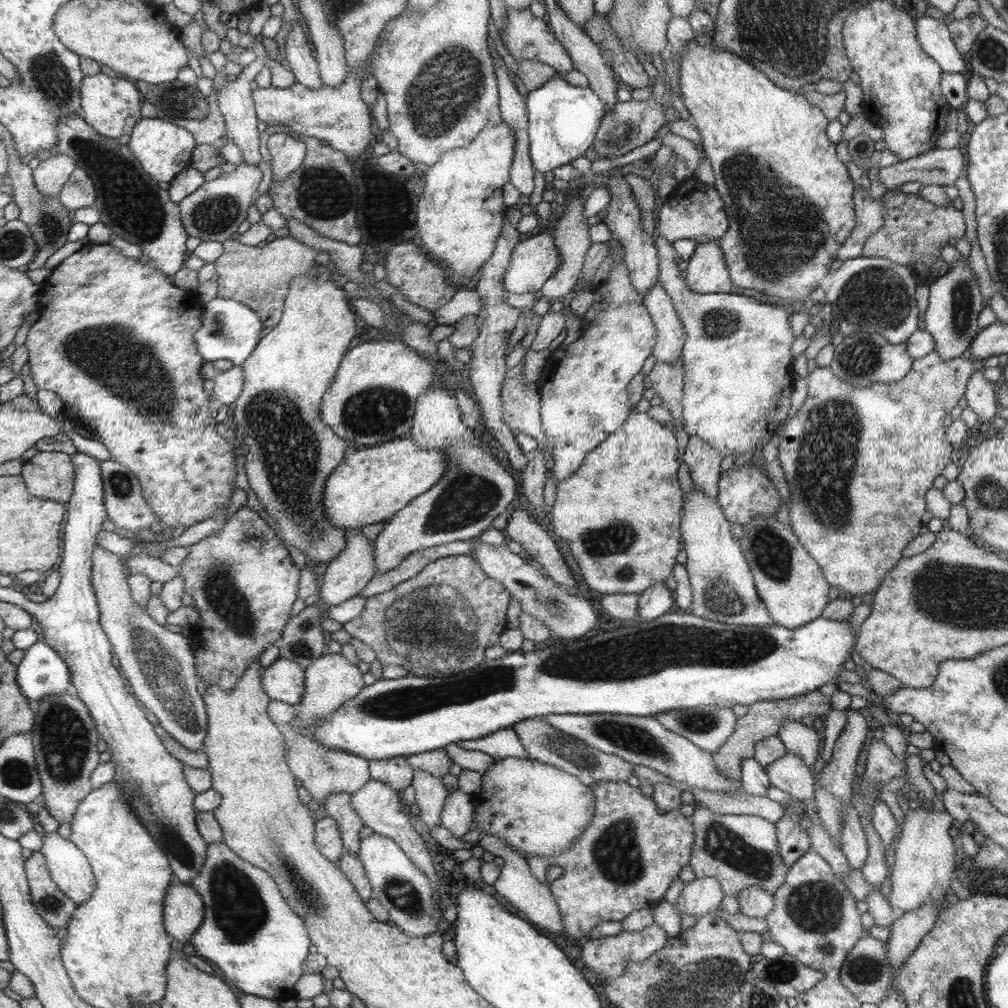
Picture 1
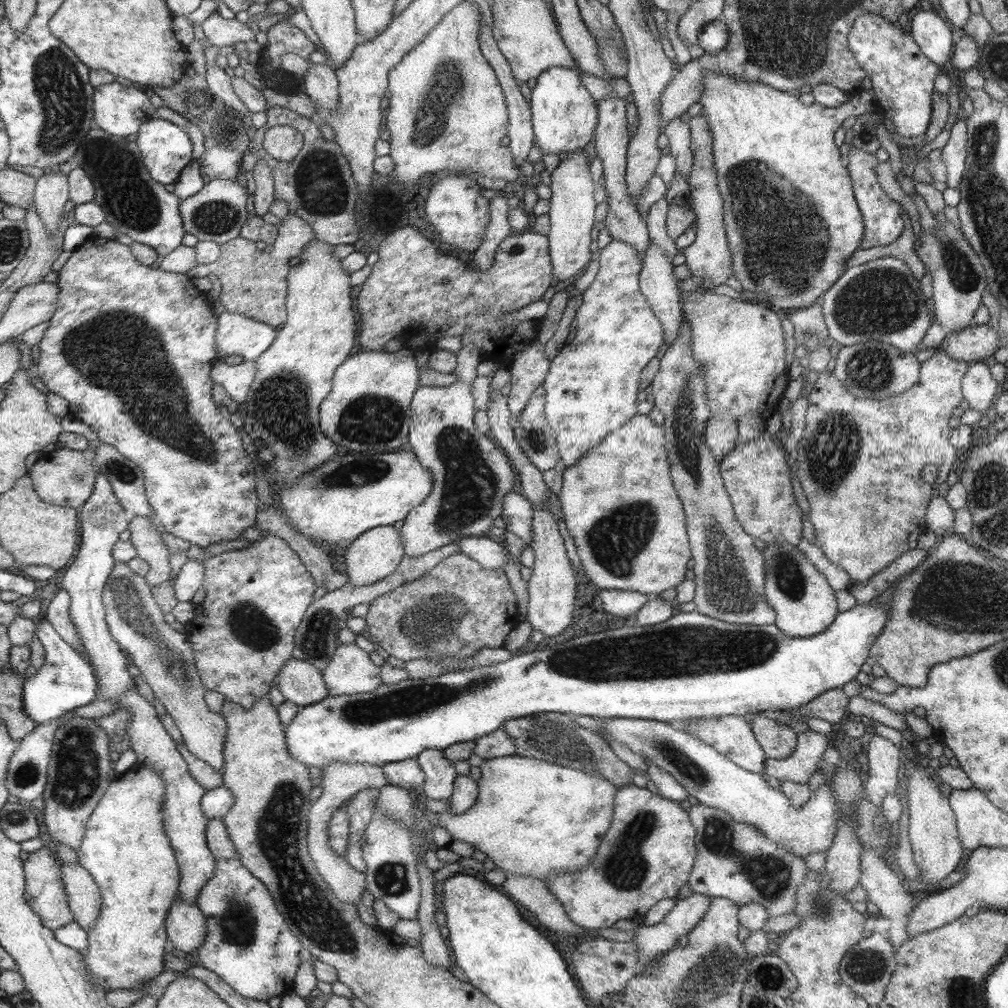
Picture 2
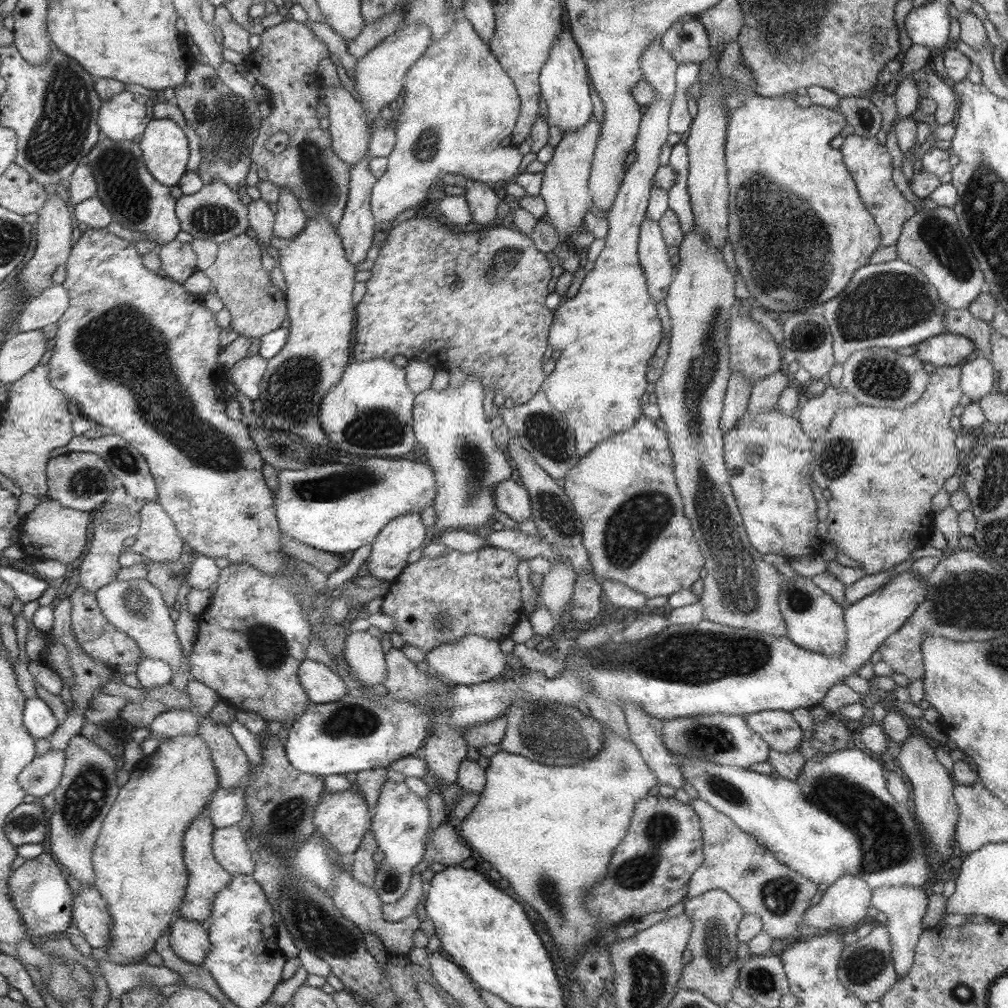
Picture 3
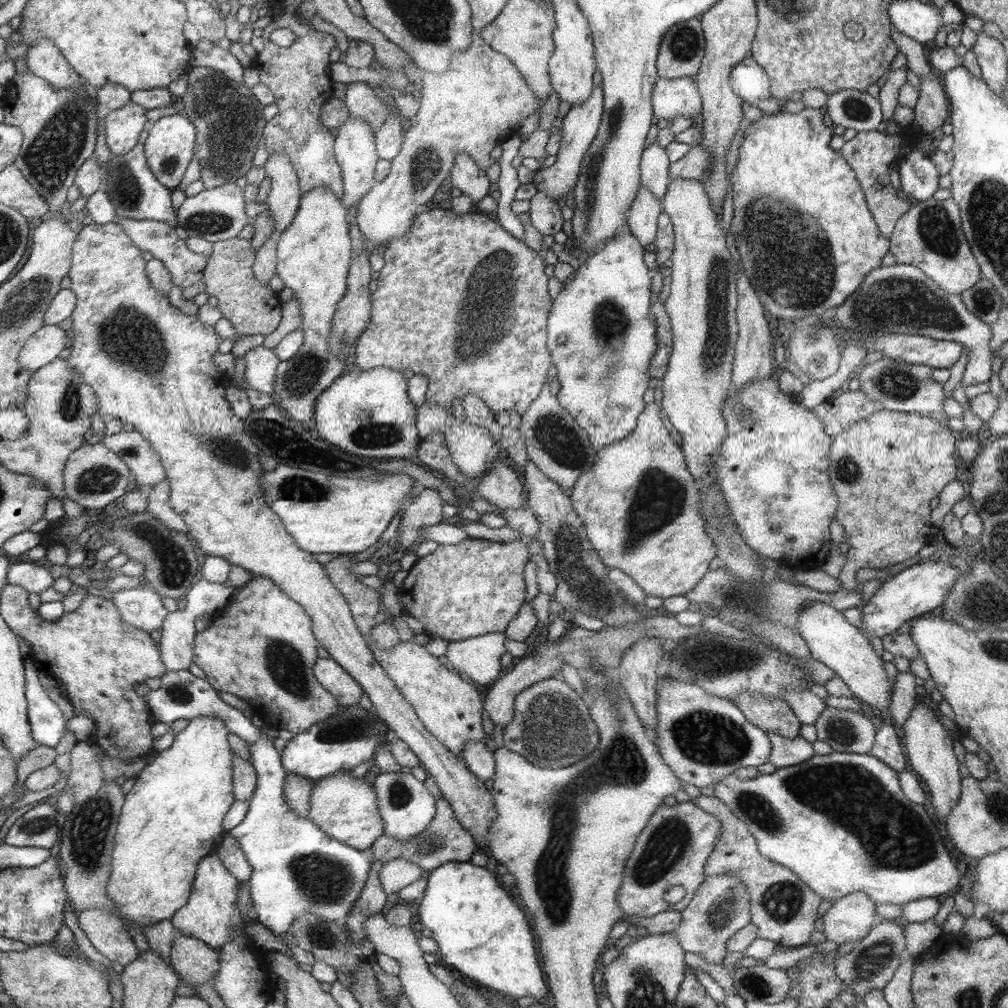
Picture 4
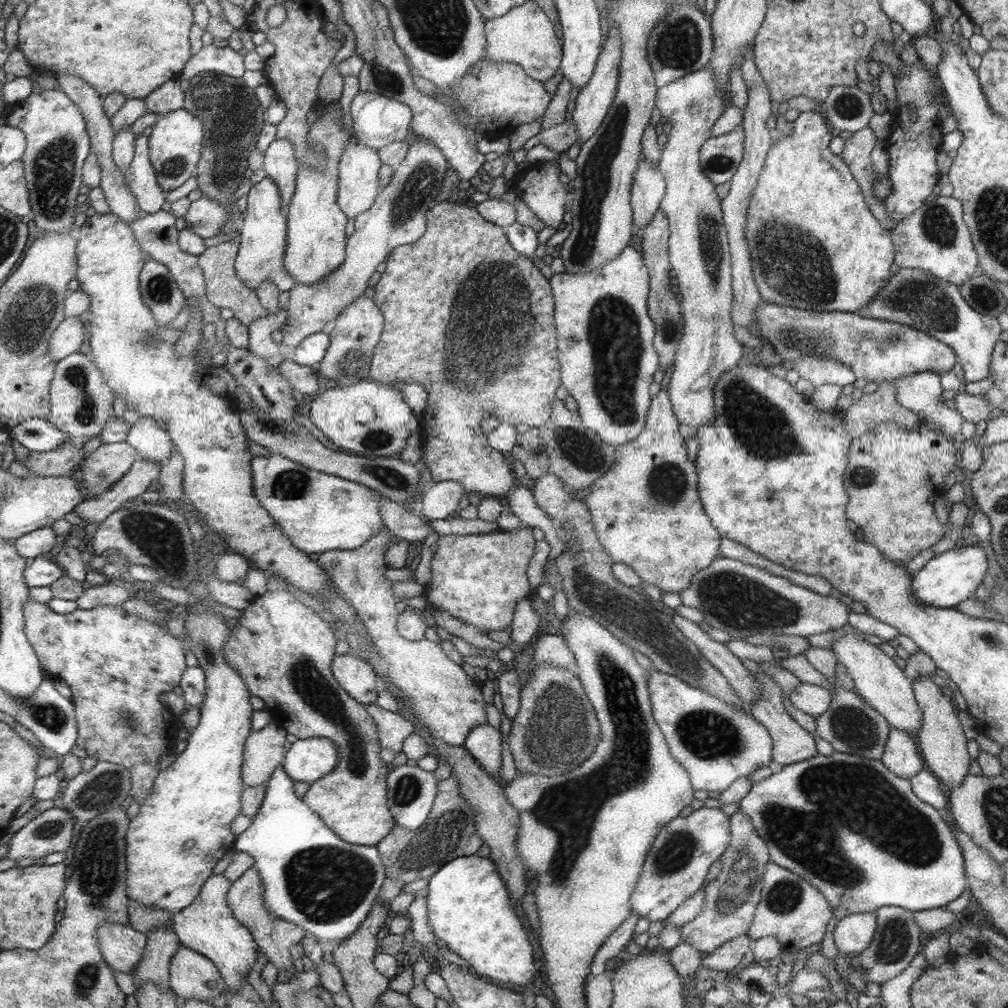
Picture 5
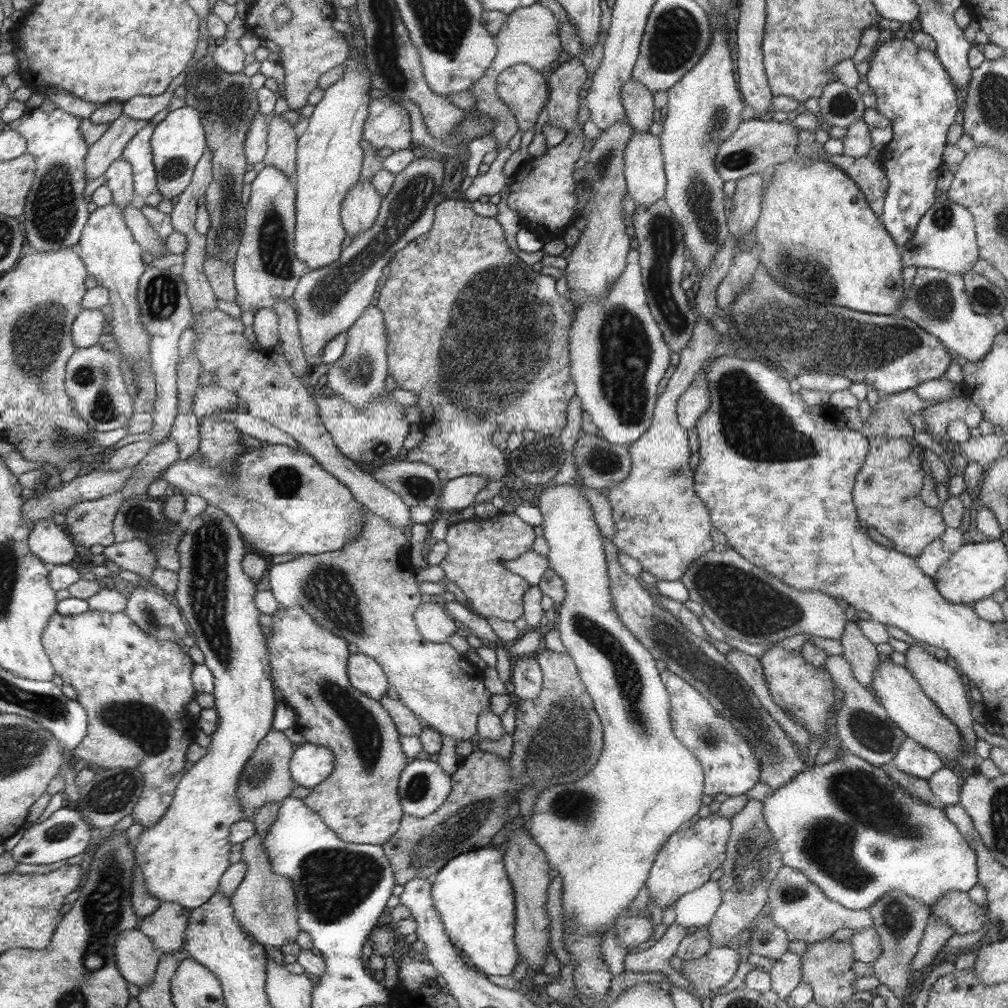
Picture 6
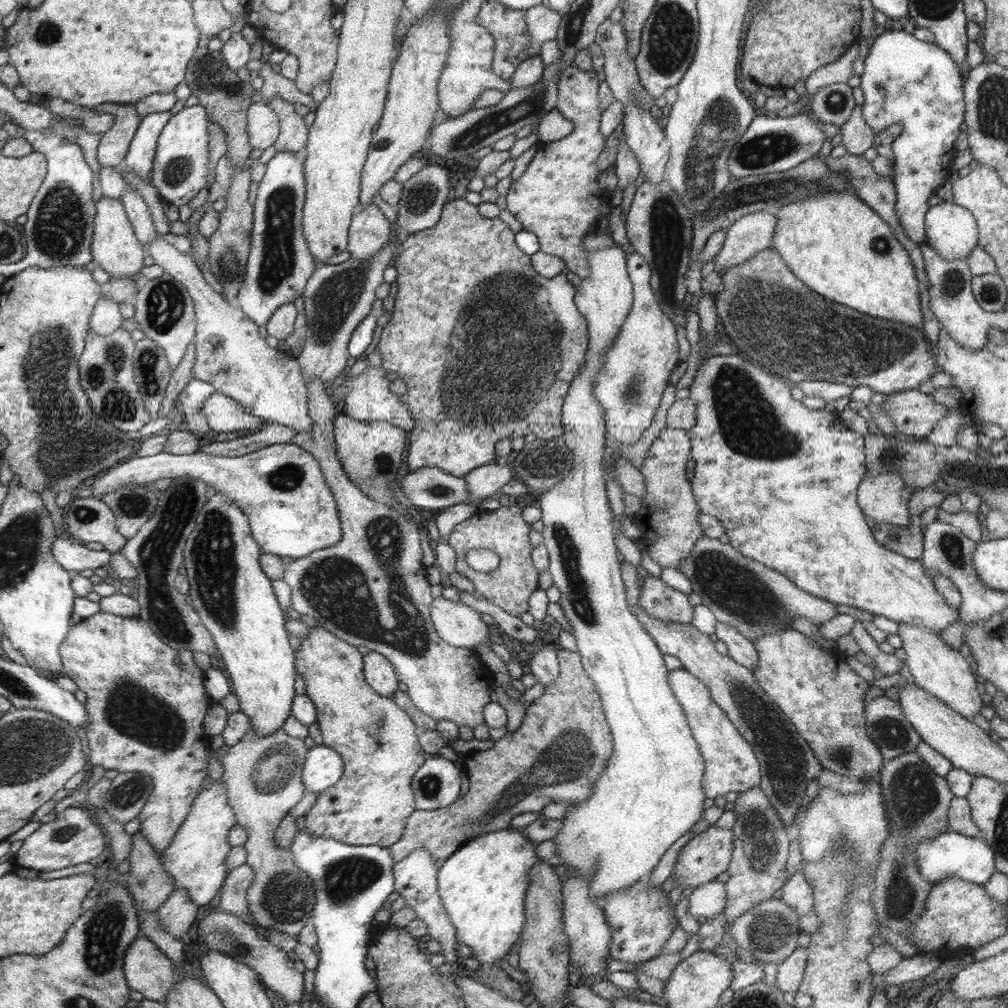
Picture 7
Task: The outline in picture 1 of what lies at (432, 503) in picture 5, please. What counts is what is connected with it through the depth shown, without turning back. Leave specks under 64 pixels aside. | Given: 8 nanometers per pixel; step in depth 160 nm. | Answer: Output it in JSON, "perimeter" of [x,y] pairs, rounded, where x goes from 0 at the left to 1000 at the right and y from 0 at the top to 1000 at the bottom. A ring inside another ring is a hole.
{"perimeter":[[[358,529],[346,532],[345,540],[322,564],[318,575],[317,595],[323,603],[334,601],[358,588],[372,570],[370,562],[371,540],[364,538]]]}

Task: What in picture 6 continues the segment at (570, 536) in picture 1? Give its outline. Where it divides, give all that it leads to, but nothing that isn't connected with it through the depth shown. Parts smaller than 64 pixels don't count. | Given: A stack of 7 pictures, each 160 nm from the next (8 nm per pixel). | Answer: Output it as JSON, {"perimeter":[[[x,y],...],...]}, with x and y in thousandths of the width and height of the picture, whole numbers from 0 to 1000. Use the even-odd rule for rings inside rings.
{"perimeter":[[[723,233],[717,246],[709,252],[705,266],[694,276],[692,289],[686,296],[689,303],[690,318],[686,335],[673,349],[674,359],[663,380],[651,397],[648,407],[648,419],[630,438],[625,439],[623,449],[626,464],[622,474],[603,484],[602,498],[606,506],[610,530],[607,540],[618,552],[630,554],[636,560],[636,565],[643,567],[652,575],[670,577],[682,567],[683,562],[697,549],[707,545],[703,526],[706,524],[705,512],[688,488],[688,468],[684,466],[684,440],[680,427],[670,417],[670,399],[672,399],[688,379],[690,369],[696,366],[698,359],[704,355],[714,331],[705,322],[704,315],[714,311],[709,300],[710,286],[718,278],[726,258],[732,248],[732,240]]]}

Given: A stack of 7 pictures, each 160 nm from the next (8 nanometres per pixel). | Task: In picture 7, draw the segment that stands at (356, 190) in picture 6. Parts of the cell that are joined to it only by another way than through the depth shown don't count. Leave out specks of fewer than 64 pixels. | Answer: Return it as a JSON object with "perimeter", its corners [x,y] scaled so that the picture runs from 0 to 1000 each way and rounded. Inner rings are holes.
{"perimeter":[[[370,203],[356,204],[345,226],[343,249],[347,256],[366,258],[385,242],[387,238],[386,220]]]}

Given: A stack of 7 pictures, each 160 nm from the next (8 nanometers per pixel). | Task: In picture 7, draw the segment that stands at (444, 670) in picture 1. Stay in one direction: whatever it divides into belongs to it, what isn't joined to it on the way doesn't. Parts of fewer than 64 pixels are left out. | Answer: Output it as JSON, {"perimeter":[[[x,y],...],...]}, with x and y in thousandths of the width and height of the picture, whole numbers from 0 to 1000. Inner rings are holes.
{"perimeter":[[[506,500],[487,507],[471,507],[461,517],[453,520],[445,530],[442,540],[452,550],[451,567],[469,578],[470,585],[477,593],[495,601],[503,609],[515,611],[524,604],[525,590],[533,584],[533,565],[527,560],[527,540],[525,539],[525,520],[519,514],[519,506]],[[465,545],[487,545],[495,552],[493,564],[483,568],[473,568],[463,562],[460,556]]]}

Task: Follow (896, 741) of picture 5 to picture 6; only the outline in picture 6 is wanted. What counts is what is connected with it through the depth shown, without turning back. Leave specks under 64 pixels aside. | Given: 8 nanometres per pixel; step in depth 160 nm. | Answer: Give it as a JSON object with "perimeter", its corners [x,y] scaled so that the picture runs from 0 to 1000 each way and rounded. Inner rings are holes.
{"perimeter":[[[903,732],[897,734],[895,741],[888,747],[883,758],[888,759],[893,765],[918,775],[938,759],[930,748],[915,742]]]}

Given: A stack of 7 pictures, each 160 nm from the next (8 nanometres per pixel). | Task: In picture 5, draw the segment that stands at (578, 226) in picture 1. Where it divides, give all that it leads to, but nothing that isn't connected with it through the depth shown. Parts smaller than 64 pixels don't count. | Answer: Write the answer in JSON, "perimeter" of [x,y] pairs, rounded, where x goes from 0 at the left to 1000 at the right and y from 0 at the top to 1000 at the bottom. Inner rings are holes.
{"perimeter":[[[604,30],[600,38],[599,49],[596,50],[595,60],[582,84],[574,89],[570,97],[570,106],[565,110],[565,117],[571,123],[574,141],[582,139],[595,127],[594,123],[607,105],[608,97],[611,96],[612,81],[614,81],[616,59],[616,38],[610,30]]]}

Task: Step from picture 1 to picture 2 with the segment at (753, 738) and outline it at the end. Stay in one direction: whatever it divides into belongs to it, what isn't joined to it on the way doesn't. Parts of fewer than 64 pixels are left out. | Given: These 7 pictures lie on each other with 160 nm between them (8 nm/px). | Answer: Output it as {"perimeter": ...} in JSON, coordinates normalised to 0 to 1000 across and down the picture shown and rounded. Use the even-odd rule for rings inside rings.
{"perimeter":[[[834,682],[824,684],[814,688],[809,691],[801,699],[795,699],[791,702],[777,704],[787,714],[795,714],[798,716],[798,710],[805,712],[814,712],[822,717],[834,714],[834,710],[838,708],[838,703],[841,701],[842,693]]]}

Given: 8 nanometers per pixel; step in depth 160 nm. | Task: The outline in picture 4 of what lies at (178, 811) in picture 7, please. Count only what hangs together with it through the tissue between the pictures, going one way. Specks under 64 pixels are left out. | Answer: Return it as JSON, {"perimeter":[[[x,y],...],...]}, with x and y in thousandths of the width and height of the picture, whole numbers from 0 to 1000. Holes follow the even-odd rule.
{"perimeter":[[[8,579],[2,588],[1,607],[17,632],[25,635],[30,642],[30,652],[38,665],[47,672],[56,673],[63,679],[62,686],[73,701],[73,708],[80,708],[95,718],[94,736],[110,752],[134,754],[144,752],[154,746],[151,724],[154,719],[153,708],[146,695],[136,688],[134,681],[150,673],[162,673],[166,668],[160,646],[158,631],[138,625],[129,617],[123,616],[121,607],[110,595],[96,590],[85,591],[74,607],[65,607],[59,615],[50,616],[41,611],[29,597],[29,586],[22,581]]]}

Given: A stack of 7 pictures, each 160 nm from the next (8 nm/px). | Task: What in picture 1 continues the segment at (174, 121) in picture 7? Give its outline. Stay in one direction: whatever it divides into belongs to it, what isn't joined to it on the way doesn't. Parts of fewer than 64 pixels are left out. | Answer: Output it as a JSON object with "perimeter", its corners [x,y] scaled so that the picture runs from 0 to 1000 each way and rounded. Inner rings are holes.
{"perimeter":[[[162,114],[143,117],[137,121],[129,137],[129,141],[126,143],[127,147],[138,157],[144,170],[158,181],[169,182],[175,178],[178,172],[188,167],[191,149],[195,147],[194,137],[191,133],[184,126],[164,119]]]}

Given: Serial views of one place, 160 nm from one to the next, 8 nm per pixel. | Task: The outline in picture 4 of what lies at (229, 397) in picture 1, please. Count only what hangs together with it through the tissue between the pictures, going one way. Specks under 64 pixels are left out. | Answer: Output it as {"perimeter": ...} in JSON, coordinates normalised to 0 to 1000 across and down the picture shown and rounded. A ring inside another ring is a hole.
{"perimeter":[[[261,342],[248,345],[242,351],[244,359],[242,377],[244,381],[257,388],[269,391],[274,381],[274,365],[278,360],[270,346],[264,346]]]}

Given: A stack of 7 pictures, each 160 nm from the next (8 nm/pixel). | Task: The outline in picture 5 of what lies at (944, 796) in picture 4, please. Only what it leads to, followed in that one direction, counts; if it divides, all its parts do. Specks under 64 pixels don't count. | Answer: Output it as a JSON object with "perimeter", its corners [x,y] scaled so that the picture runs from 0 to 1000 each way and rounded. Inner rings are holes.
{"perimeter":[[[910,670],[905,675],[905,686],[908,689],[909,697],[913,701],[915,719],[909,728],[909,739],[913,744],[918,764],[929,770],[940,784],[947,783],[953,779],[953,774],[959,771],[959,758],[961,758],[961,748],[959,748],[959,734],[955,730],[953,718],[947,710],[947,702],[941,692],[934,688],[934,685],[924,677],[924,671]]]}

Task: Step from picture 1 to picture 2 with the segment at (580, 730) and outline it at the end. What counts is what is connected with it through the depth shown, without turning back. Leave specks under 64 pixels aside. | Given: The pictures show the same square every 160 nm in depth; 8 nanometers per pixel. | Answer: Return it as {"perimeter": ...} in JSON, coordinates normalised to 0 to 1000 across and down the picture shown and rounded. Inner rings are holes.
{"perimeter":[[[574,709],[572,718],[576,722],[581,722],[592,727],[596,732],[600,732],[602,737],[604,733],[608,733],[624,741],[624,744],[633,748],[640,756],[648,757],[651,761],[662,766],[662,769],[666,770],[666,772],[670,772],[670,775],[676,778],[676,781],[682,785],[684,790],[690,792],[693,798],[717,804],[719,808],[725,809],[731,815],[746,816],[746,819],[750,819],[751,823],[757,824],[762,831],[765,831],[766,835],[776,837],[789,851],[799,851],[802,847],[817,845],[817,843],[819,847],[819,842],[825,838],[827,827],[831,822],[829,820],[831,796],[825,788],[825,782],[822,781],[822,771],[824,771],[824,766],[827,766],[826,761],[829,760],[818,761],[814,765],[817,769],[816,777],[813,782],[804,786],[804,791],[797,799],[790,801],[786,799],[786,796],[783,796],[783,793],[775,786],[773,781],[770,783],[763,780],[758,769],[737,764],[719,749],[703,740],[702,737],[695,736],[694,733],[682,728],[678,724],[669,724],[664,721],[663,717],[630,712],[592,713],[584,712],[582,709]]]}

